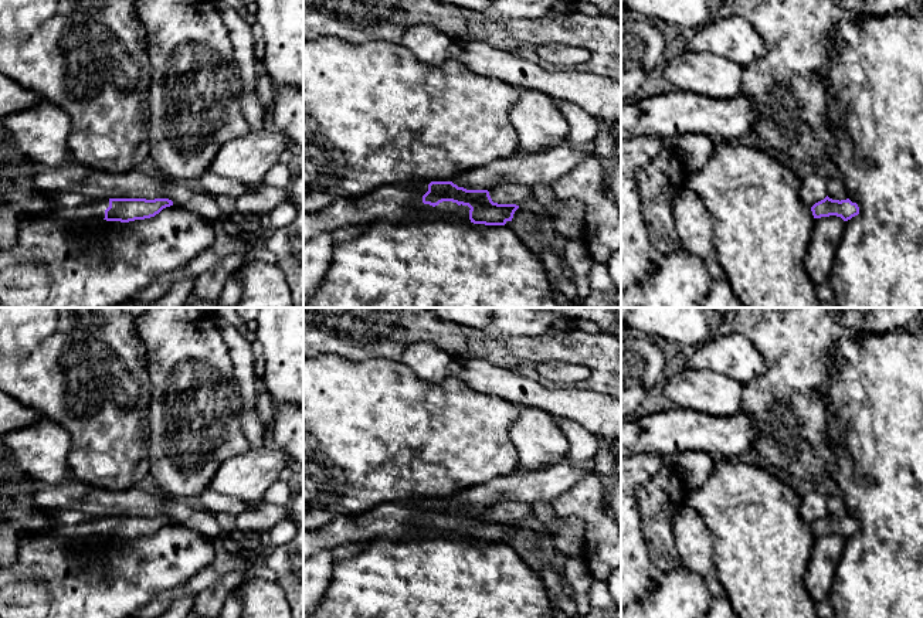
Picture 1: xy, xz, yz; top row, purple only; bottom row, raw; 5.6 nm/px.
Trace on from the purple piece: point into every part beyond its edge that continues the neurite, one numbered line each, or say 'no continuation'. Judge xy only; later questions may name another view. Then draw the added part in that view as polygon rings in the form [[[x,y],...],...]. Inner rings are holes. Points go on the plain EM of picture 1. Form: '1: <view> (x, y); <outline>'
1: xy (64, 523); [[[50,510],[48,530],[44,534],[72,539],[104,537],[109,516],[94,516],[79,510]]]

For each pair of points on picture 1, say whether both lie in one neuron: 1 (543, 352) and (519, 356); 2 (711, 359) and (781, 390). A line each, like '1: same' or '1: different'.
1: same
2: different

